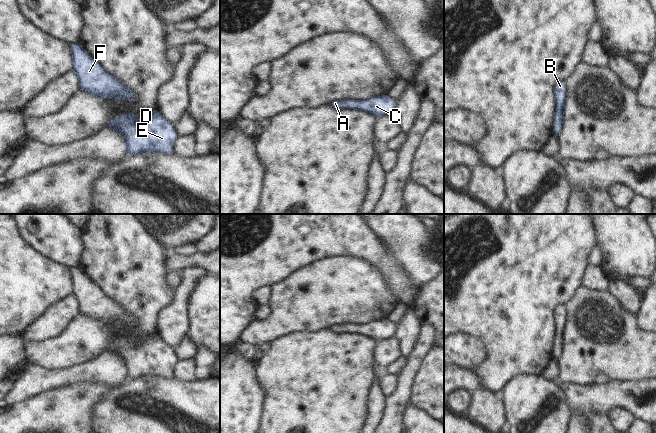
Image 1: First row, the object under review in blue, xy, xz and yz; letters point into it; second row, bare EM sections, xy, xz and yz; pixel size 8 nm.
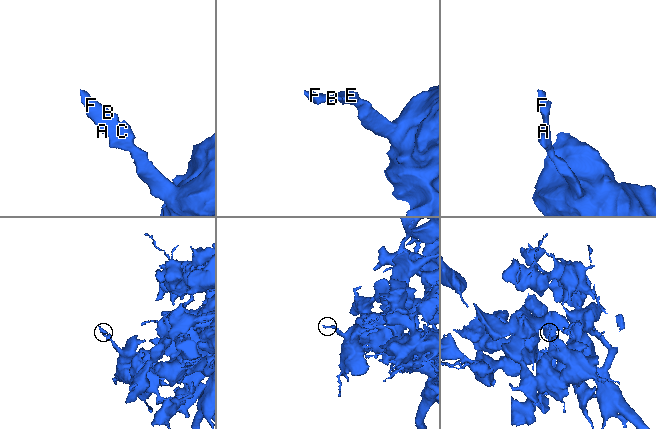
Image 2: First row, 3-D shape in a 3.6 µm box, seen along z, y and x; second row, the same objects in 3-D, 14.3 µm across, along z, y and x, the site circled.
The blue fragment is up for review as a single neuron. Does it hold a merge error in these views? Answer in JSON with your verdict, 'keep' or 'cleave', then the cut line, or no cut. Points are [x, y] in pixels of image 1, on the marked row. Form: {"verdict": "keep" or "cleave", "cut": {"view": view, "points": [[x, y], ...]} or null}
{"verdict": "keep", "cut": null}

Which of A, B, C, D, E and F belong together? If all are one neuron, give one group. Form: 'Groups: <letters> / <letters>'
Groups: A B C D E F

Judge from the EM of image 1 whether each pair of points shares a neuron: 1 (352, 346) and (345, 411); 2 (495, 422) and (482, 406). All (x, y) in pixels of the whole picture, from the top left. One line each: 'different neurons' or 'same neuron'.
1: same neuron
2: same neuron

